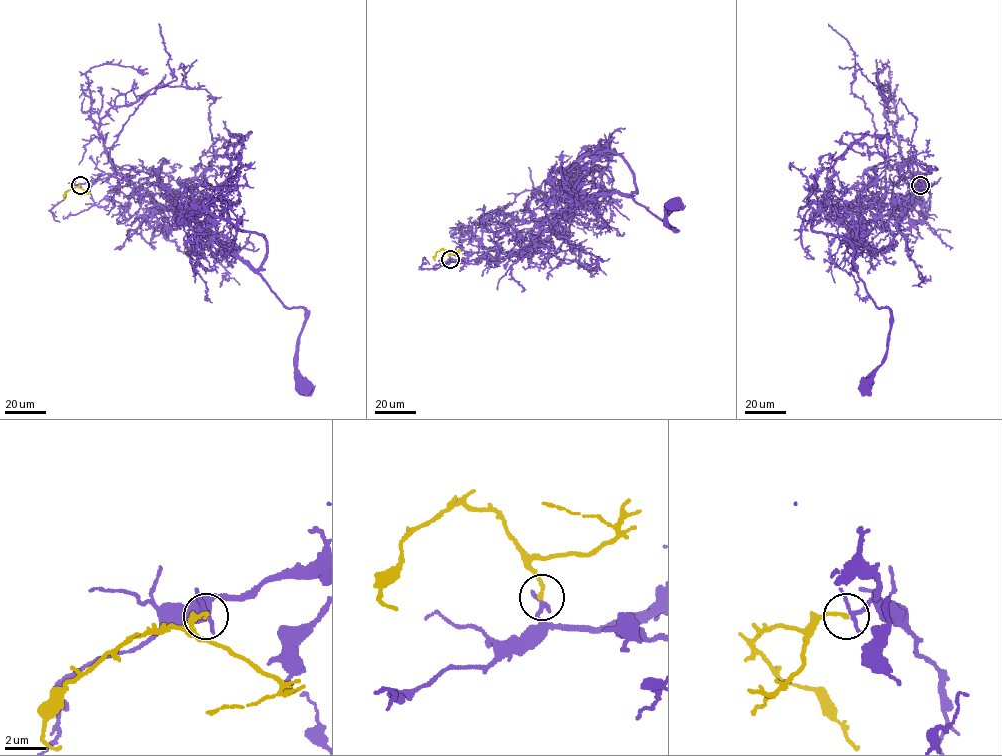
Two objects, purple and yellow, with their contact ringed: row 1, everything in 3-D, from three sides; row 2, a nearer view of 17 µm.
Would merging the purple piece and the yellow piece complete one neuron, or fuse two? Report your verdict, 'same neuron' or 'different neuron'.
same neuron

